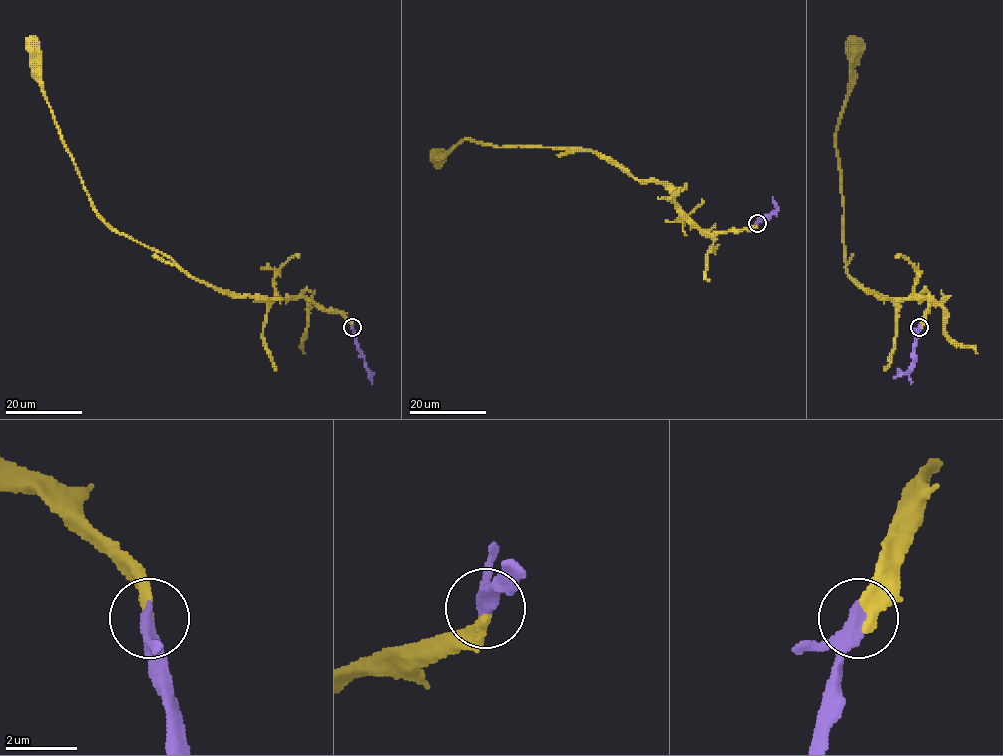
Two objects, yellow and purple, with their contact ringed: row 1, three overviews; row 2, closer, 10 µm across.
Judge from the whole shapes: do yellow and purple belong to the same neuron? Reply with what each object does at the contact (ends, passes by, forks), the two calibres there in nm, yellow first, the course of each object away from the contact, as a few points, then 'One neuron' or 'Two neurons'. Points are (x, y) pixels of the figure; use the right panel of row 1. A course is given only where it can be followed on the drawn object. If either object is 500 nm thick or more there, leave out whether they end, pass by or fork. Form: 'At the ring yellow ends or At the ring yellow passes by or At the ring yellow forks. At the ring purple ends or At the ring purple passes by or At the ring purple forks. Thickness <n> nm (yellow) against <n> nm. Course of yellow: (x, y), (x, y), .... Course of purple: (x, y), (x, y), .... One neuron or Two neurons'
At the ring yellow ends. At the ring purple passes by. Thickness 360 nm (yellow) against 320 nm. Course of yellow: (920, 327), (927, 296), (876, 295), (846, 272), (841, 170), (836, 140), (850, 82), (853, 48). Course of purple: (920, 327), (913, 365), (906, 374), (893, 377). One neuron

